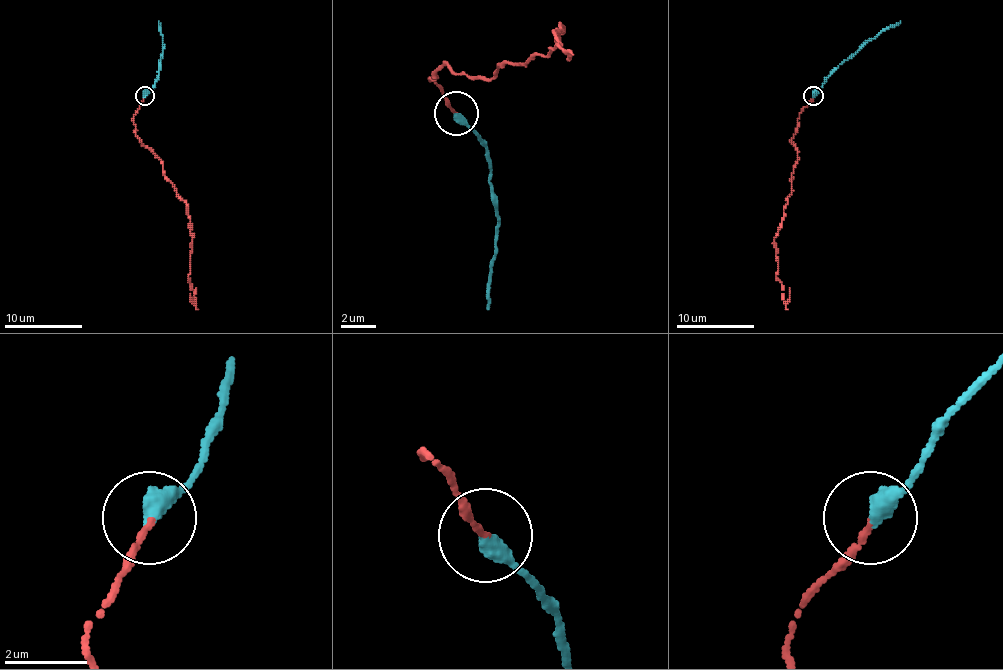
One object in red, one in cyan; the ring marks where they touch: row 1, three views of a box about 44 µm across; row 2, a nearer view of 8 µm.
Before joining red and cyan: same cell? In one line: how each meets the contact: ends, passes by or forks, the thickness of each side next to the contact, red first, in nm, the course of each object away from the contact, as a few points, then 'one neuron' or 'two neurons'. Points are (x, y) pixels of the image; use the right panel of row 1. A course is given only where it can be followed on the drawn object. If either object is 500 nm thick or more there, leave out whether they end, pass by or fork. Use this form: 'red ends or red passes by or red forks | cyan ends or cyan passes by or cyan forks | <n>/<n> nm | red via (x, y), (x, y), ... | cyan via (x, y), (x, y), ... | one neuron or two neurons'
red ends | cyan ends | 130/480 nm | red via (813, 95), (791, 140), (797, 161), (774, 239), (776, 278), (785, 301), (789, 288) | cyan via (813, 95), (822, 87), (830, 74), (863, 44), (900, 21) | one neuron

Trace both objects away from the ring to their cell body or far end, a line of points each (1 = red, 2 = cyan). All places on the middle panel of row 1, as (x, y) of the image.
1: (457, 112), (431, 82), (444, 64), (492, 77), (553, 47), (562, 25), (553, 29), (570, 60)
2: (457, 112), (487, 151), (496, 226), (487, 308)

